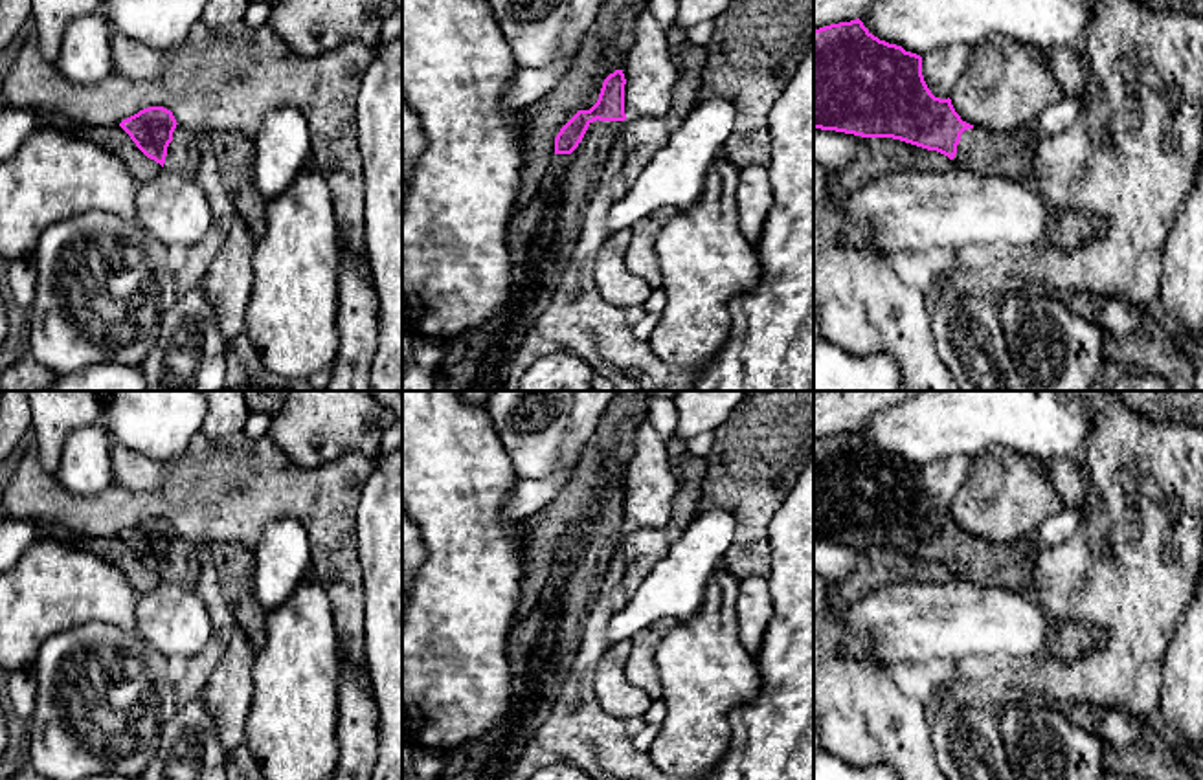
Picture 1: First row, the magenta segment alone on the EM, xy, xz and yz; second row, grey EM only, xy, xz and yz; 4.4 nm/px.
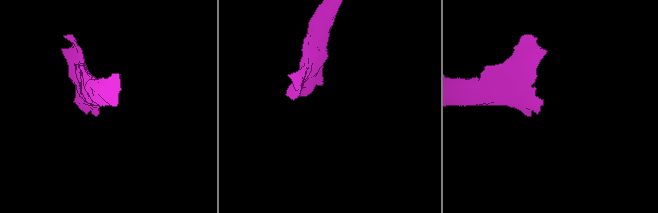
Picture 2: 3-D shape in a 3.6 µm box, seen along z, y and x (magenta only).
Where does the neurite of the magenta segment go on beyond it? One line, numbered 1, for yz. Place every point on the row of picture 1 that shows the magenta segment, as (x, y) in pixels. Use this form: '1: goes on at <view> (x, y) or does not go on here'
1: goes on at yz (983, 153)

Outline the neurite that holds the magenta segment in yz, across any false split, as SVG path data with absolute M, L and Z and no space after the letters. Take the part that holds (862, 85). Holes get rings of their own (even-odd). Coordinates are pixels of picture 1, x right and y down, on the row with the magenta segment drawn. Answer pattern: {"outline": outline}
{"outline": "M860 18L814 29L814 128L861 138L893 138L948 156L953 167L975 176L1025 180L1030 173L1034 125L997 132L961 119L951 99L931 94L922 57L874 37Z"}

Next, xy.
{"outline": "M149 106L123 119L119 127L163 171L195 178L204 136L182 128L171 110Z"}

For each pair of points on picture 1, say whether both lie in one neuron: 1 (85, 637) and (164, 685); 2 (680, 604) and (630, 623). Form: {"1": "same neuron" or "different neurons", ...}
{"1": "same neuron", "2": "same neuron"}

